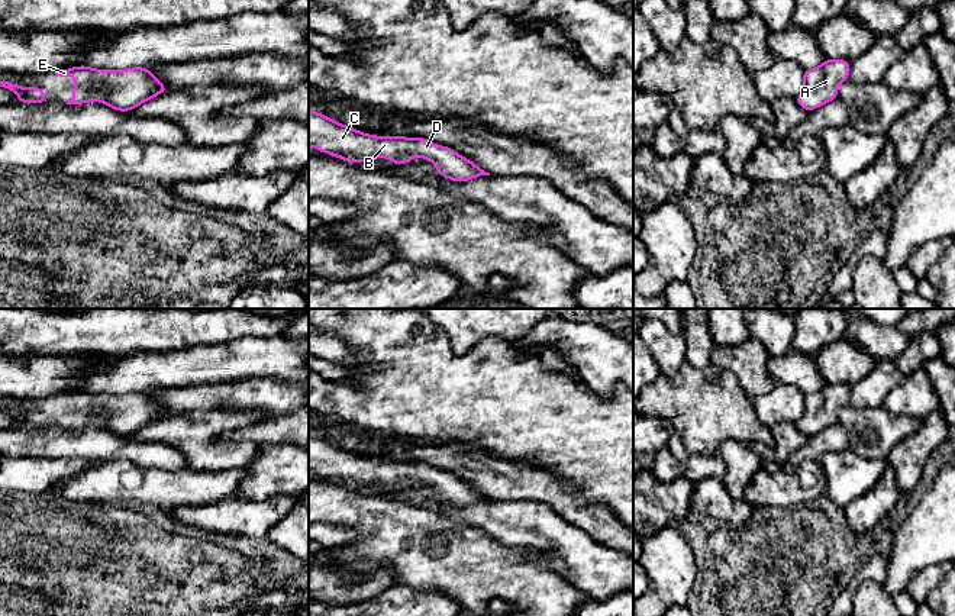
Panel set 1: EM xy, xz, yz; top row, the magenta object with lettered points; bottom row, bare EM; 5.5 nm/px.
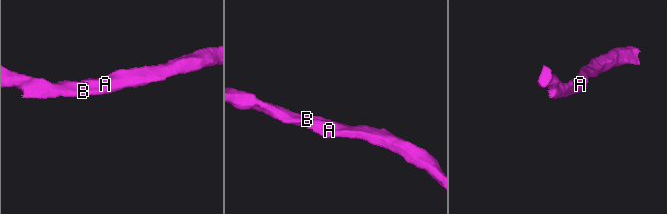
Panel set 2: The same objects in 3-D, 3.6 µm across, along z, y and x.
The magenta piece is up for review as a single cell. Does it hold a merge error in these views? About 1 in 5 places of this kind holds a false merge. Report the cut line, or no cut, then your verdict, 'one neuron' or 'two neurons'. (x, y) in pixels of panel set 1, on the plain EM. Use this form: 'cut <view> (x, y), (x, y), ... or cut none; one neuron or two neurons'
cut none; one neuron

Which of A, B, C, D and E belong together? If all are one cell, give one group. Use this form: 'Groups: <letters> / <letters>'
Groups: A B C D E

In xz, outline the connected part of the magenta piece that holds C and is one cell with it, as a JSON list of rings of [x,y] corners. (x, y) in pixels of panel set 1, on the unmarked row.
[[[309,435],[309,471],[351,488],[390,483],[394,490],[401,490],[420,481],[433,487],[442,501],[456,507],[490,500],[449,471],[433,468],[425,462],[362,458],[313,435]]]

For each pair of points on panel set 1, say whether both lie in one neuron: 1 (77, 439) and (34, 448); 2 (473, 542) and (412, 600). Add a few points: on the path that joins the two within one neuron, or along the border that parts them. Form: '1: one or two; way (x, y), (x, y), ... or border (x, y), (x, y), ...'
1: one; way (67, 442), (44, 442)
2: two; border (394, 583), (413, 587), (436, 587), (457, 600)

